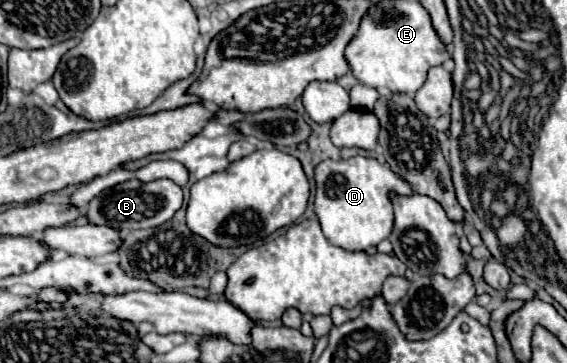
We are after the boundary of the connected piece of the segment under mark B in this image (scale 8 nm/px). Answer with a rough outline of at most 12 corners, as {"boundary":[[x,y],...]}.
{"boundary":[[127,180],[87,206],[93,224],[155,228],[183,206],[167,180]]}

